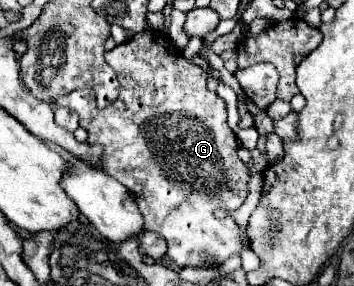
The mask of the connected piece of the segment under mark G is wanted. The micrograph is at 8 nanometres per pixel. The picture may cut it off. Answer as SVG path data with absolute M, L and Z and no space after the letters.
M144 30L134 34L130 42L105 53L106 62L114 68L120 80L120 96L108 108L96 108L96 96L90 88L80 88L56 100L56 106L68 106L78 112L80 126L88 132L90 144L104 146L104 166L110 176L122 182L138 202L144 216L144 230L160 232L168 242L168 256L180 266L202 266L200 252L210 252L216 262L228 260L242 250L240 228L234 222L232 210L240 208L248 196L250 172L238 158L238 140L226 124L226 102L208 90L208 74L200 74L200 66L186 60L172 44L168 34L160 30Z

